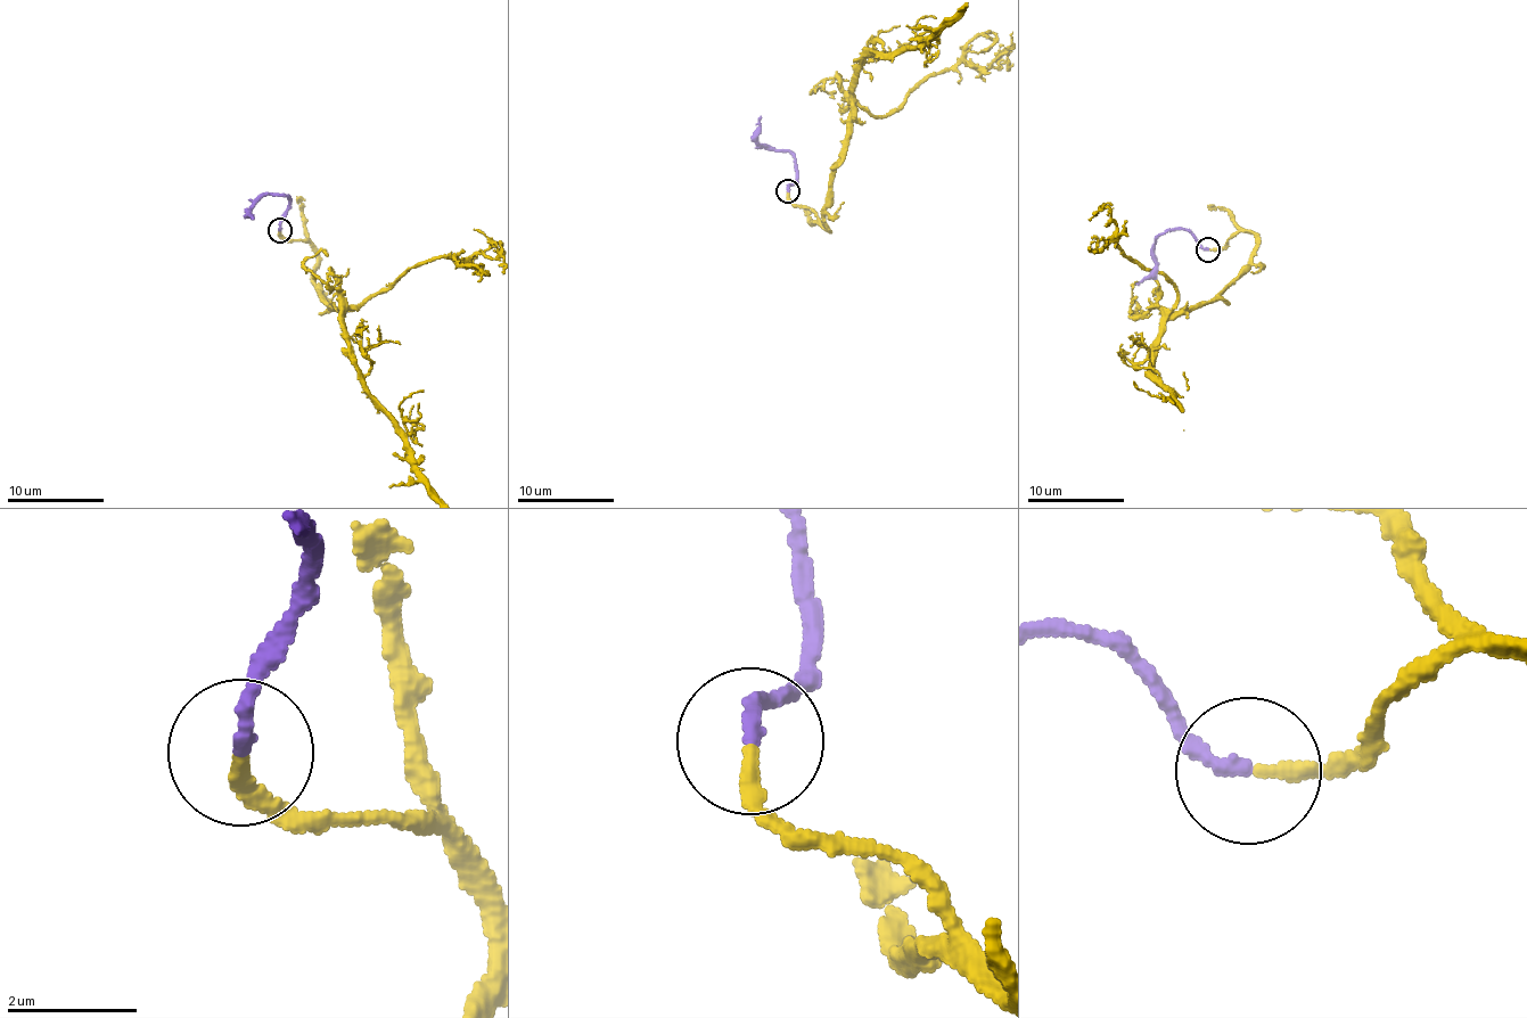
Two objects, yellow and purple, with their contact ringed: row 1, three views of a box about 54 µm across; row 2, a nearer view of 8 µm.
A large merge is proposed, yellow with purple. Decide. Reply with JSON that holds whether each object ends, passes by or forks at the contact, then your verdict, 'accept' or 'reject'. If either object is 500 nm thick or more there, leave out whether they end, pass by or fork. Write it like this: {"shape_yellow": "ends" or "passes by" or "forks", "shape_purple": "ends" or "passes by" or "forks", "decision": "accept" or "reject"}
{"shape_yellow": "ends", "shape_purple": "ends", "decision": "accept"}

